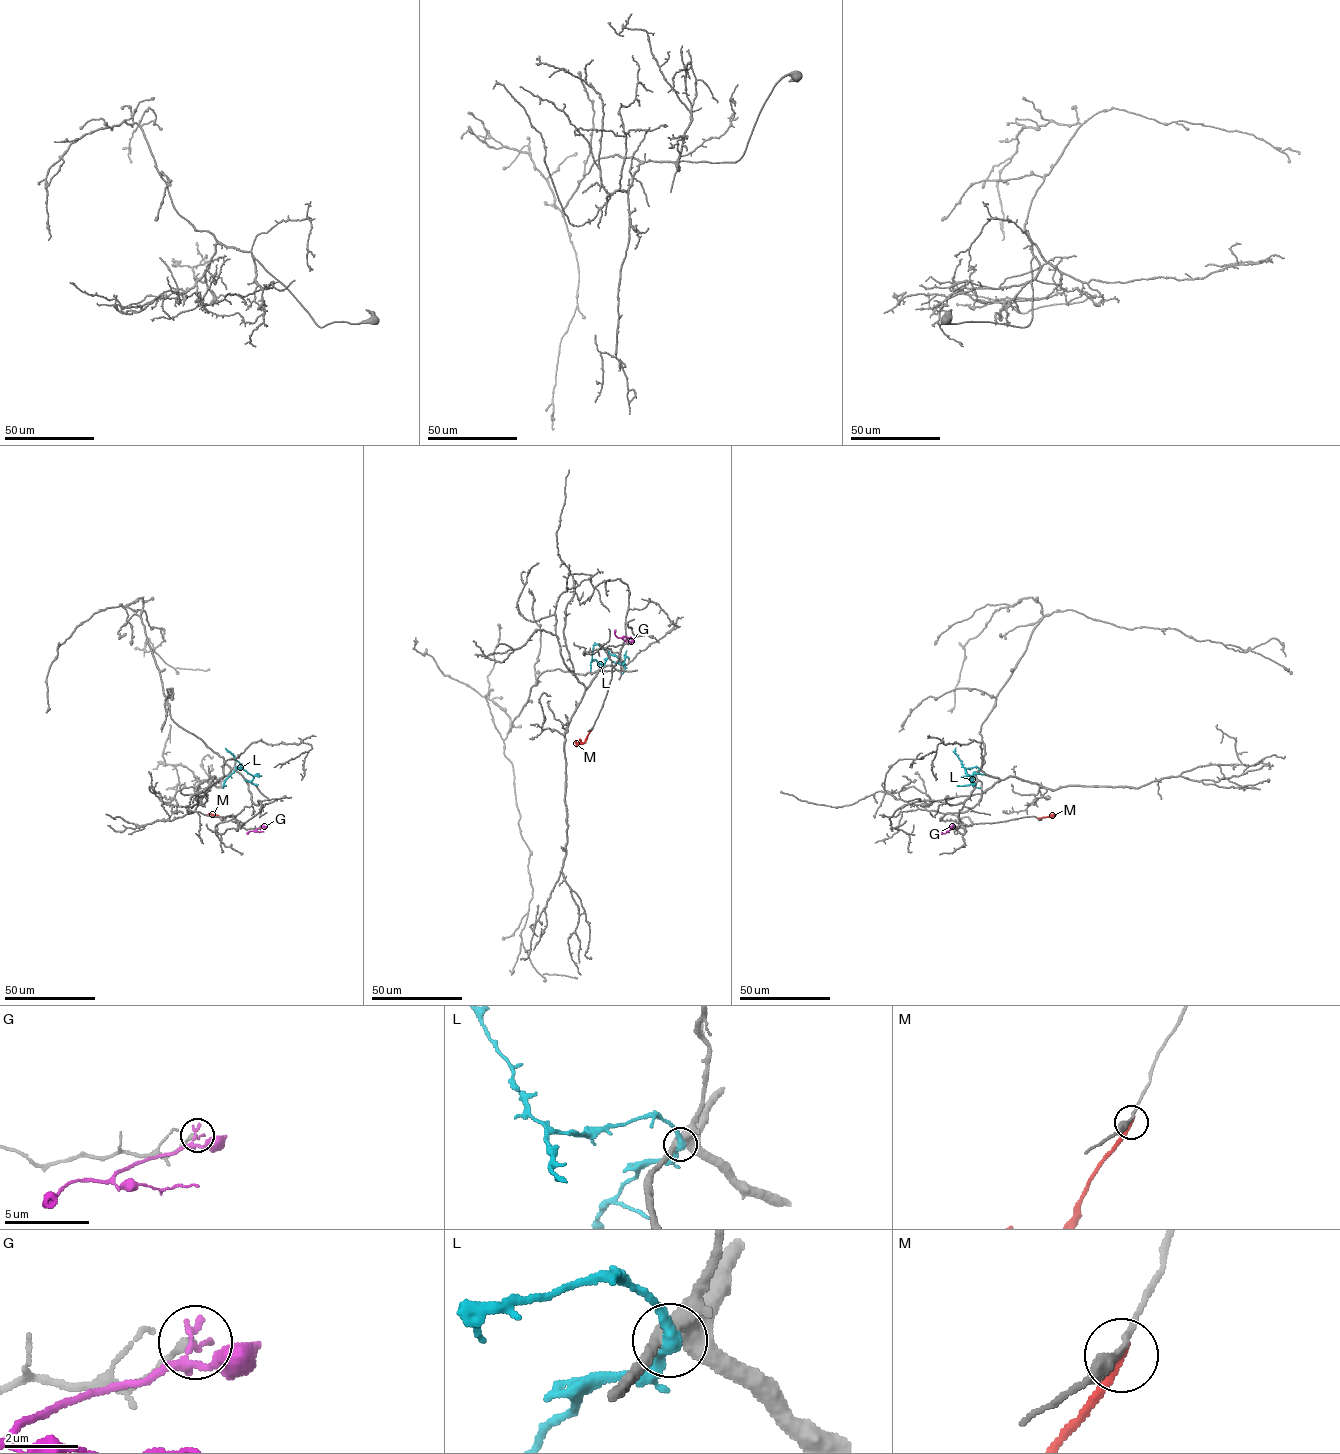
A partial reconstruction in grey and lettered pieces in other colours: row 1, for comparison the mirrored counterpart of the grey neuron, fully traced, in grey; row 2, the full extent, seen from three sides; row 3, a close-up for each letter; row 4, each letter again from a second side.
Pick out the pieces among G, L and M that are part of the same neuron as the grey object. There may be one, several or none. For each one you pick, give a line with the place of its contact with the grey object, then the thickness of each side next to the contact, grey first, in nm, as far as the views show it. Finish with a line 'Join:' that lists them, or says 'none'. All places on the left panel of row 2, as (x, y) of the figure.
Join: none

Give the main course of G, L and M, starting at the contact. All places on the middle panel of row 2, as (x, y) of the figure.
G: (631, 641), (617, 637), (616, 630)
L: (602, 668), (610, 655), (615, 655), (623, 663), (622, 674)
M: (593, 728), (585, 741), (576, 746)

